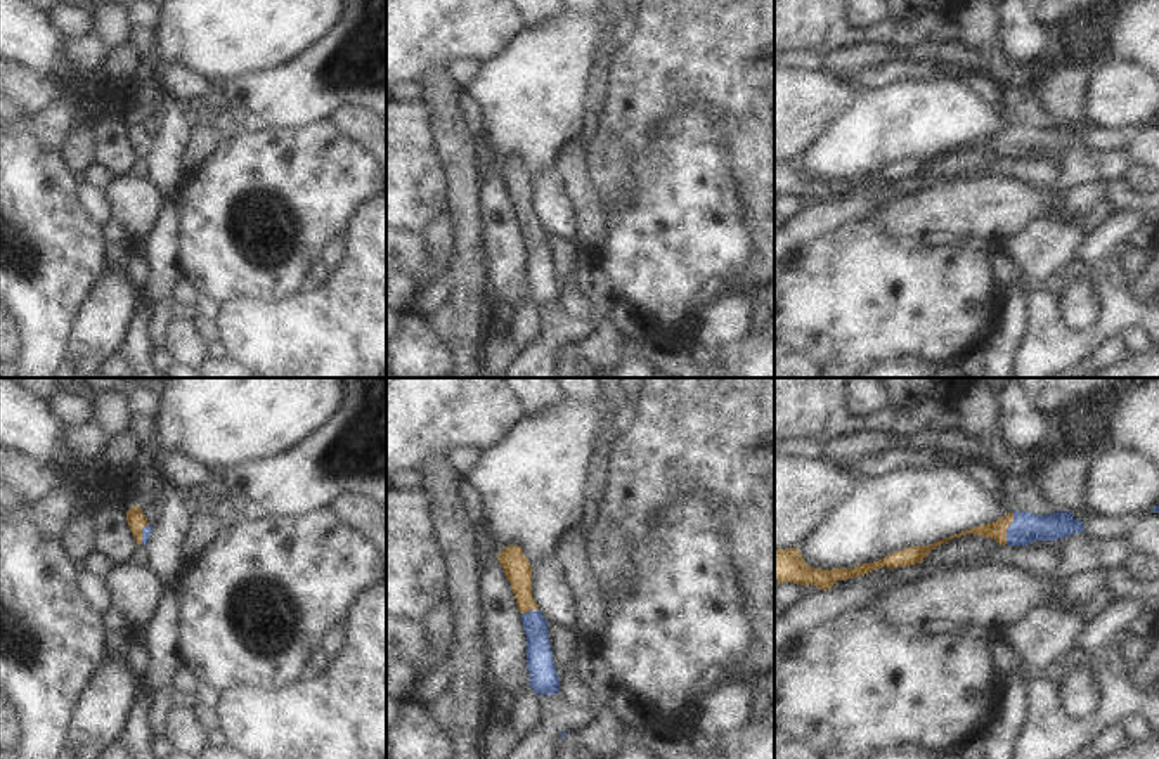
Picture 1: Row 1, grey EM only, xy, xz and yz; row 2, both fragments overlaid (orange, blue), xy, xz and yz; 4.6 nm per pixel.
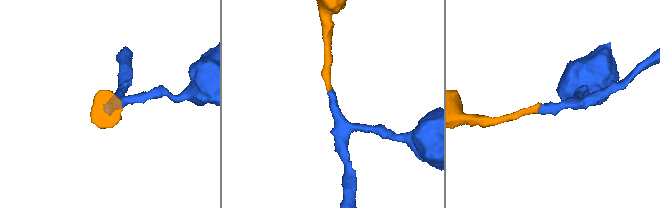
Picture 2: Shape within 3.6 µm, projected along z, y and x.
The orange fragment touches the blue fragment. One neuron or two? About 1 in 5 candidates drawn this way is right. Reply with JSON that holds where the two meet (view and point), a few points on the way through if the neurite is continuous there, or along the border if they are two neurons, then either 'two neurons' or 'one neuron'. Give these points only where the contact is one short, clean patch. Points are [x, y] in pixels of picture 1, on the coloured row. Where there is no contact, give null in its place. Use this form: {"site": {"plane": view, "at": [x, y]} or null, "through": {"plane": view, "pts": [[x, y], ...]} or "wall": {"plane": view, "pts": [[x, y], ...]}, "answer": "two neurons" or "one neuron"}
{"site": {"plane": "yz", "at": [1007, 527]}, "through": {"plane": "yz", "pts": [[997, 531], [1007, 527], [1026, 527]]}, "answer": "one neuron"}

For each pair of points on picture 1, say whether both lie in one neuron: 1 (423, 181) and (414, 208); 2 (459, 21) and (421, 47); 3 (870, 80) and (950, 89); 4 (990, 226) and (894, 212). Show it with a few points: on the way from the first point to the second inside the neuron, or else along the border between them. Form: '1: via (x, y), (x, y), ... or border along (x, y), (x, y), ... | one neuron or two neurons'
1: via (416, 188), (414, 201) | one neuron
2: via (451, 21), (430, 38) | one neuron
3: border along (932, 77), (900, 78), (868, 89) | two neurons
4: via (965, 212), (919, 212) | one neuron

